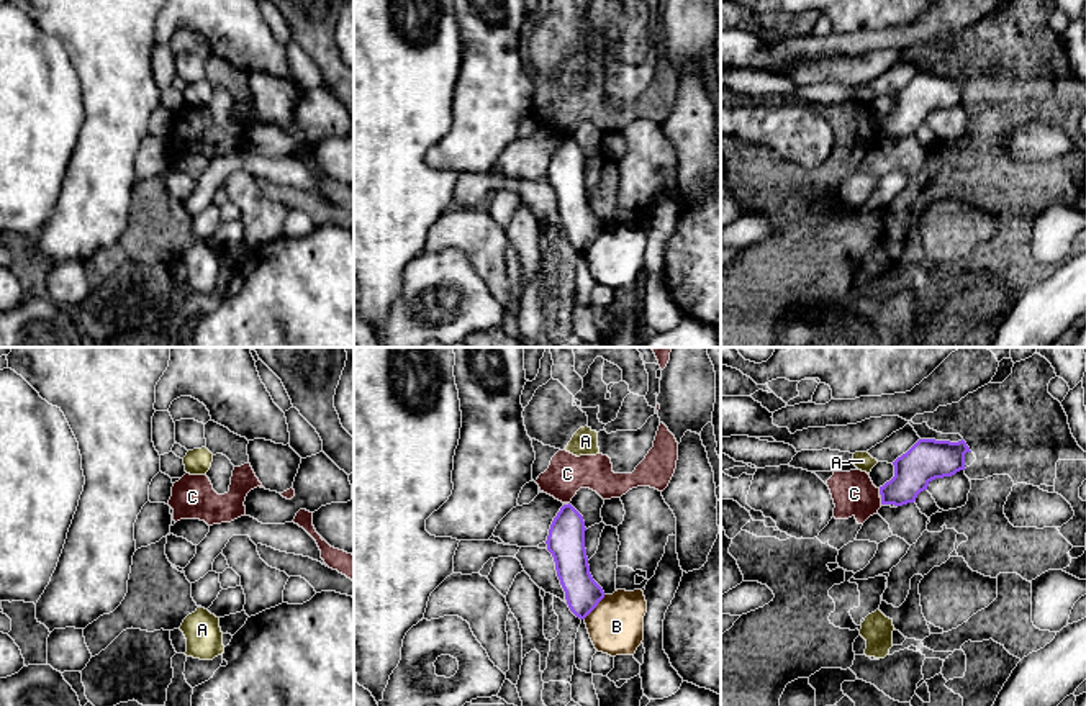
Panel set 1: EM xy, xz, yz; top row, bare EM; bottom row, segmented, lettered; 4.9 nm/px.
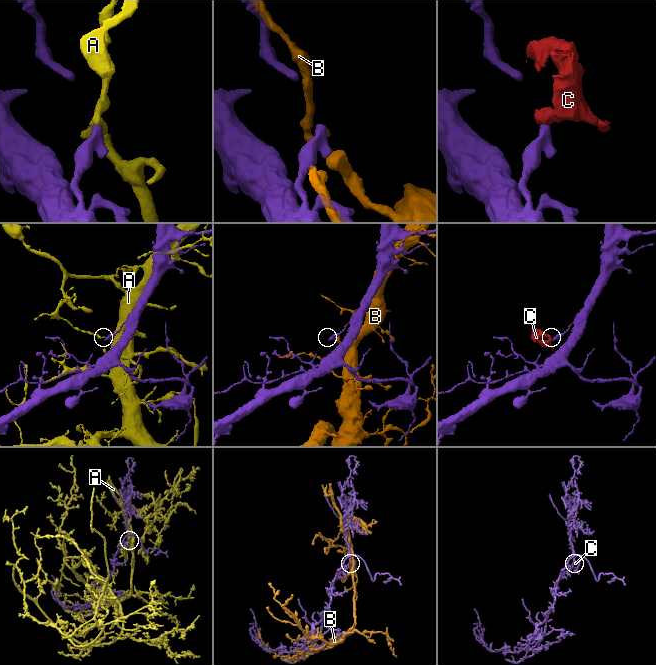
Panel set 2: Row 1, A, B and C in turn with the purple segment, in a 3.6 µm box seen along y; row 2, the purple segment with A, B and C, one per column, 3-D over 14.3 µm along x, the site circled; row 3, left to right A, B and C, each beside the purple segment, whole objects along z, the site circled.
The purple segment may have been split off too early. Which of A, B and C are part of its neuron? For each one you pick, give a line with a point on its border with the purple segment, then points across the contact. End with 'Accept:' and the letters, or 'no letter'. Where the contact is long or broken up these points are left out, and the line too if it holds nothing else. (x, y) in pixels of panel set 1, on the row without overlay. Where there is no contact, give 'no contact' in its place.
Accept: no letter

